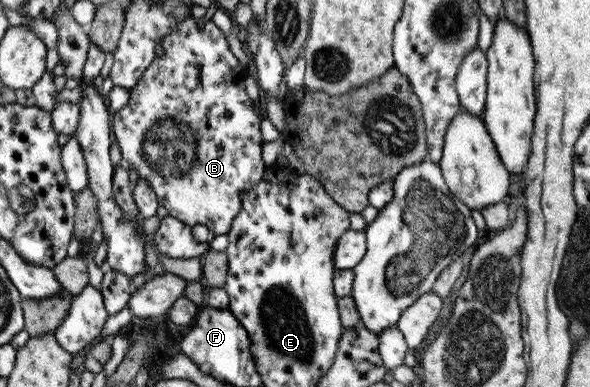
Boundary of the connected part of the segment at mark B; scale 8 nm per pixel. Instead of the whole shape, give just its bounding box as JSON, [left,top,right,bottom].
[111,16,268,235]

